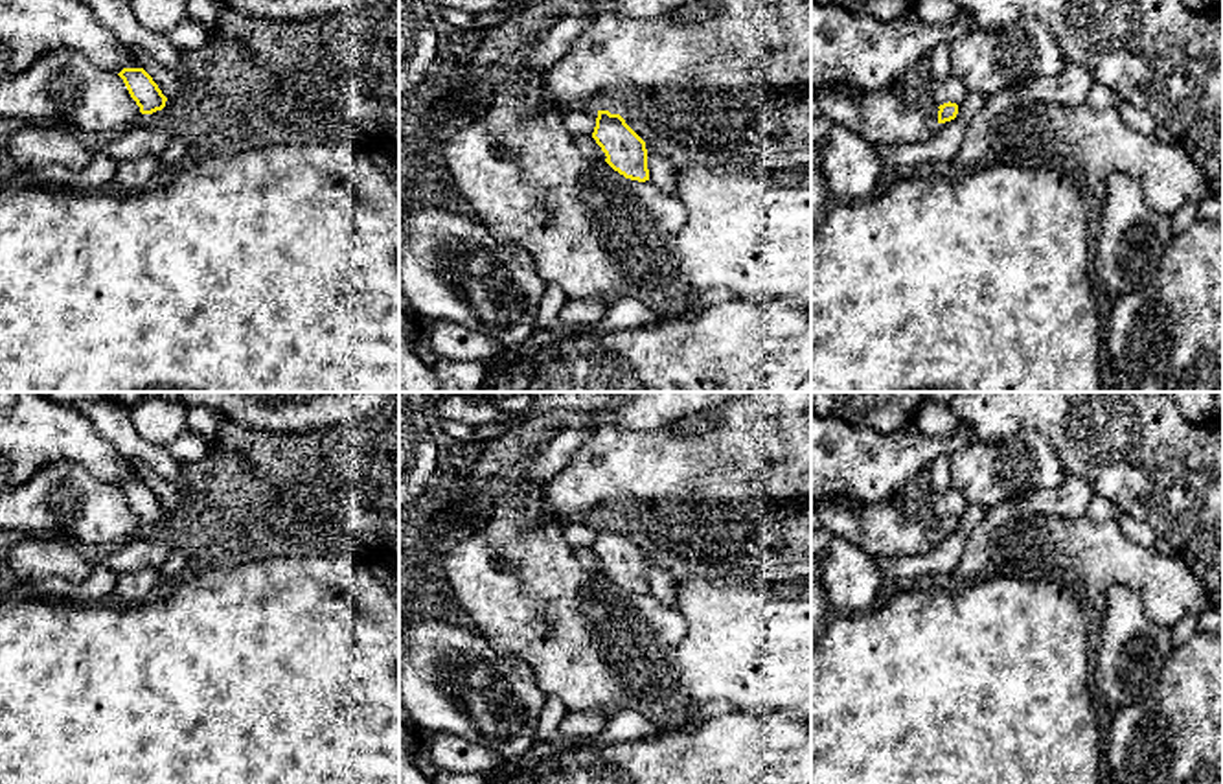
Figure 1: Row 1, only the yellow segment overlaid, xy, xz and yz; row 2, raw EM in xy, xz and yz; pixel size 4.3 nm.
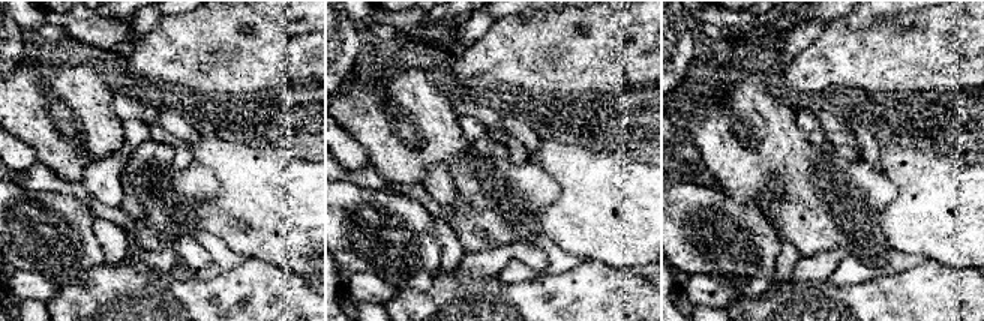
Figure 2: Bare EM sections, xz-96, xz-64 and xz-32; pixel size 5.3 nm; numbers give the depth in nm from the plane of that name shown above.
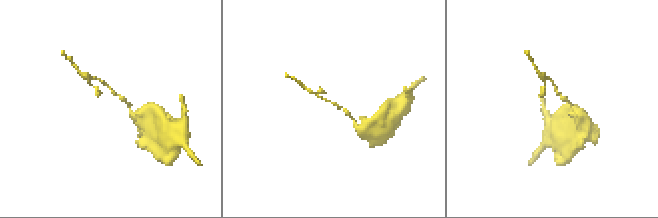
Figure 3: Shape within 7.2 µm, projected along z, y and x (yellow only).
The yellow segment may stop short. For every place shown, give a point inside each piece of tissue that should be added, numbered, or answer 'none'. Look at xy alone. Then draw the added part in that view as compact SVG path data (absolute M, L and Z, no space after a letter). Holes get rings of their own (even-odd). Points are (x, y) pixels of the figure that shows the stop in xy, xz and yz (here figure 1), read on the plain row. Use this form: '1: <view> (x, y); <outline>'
none

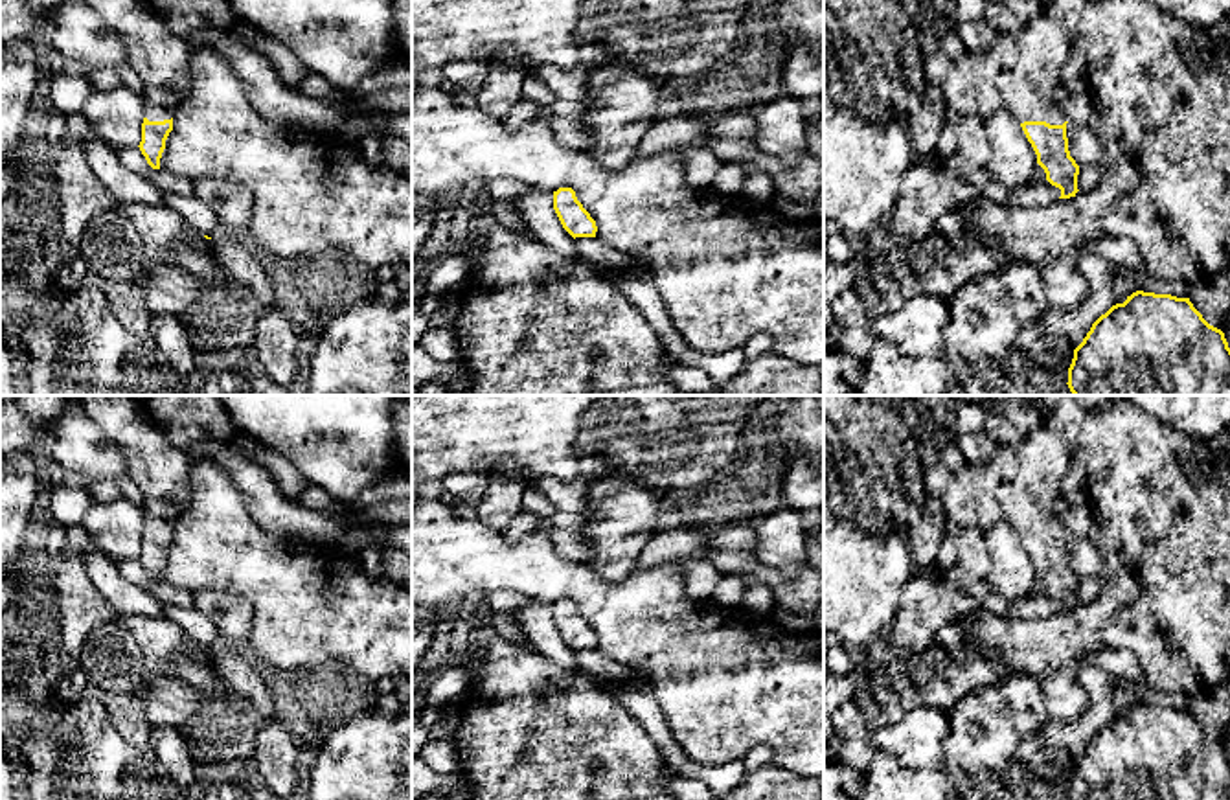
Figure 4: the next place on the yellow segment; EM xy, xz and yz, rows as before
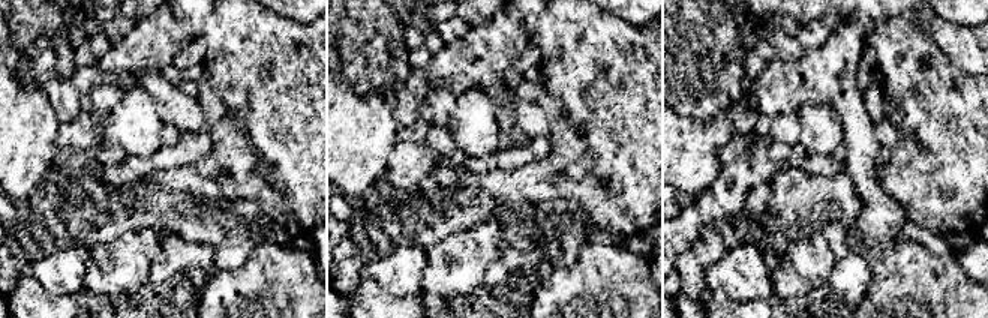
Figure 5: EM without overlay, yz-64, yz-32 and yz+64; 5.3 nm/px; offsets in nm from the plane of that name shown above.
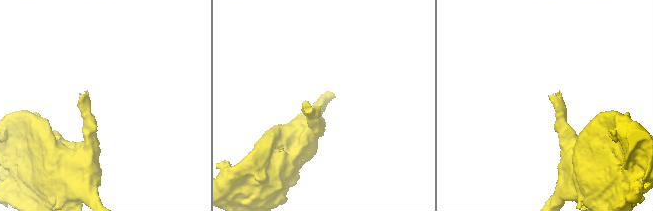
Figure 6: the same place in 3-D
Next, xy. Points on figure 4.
1: xy (160, 469); M77 395L79 412L86 414L121 449L129 476L143 497L145 530L149 533L171 531L177 519L191 504L188 452L175 447L151 421L140 395Z

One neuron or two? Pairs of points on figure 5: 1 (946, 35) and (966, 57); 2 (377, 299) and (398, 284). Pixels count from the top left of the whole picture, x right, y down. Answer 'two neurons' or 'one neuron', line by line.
1: one neuron
2: two neurons

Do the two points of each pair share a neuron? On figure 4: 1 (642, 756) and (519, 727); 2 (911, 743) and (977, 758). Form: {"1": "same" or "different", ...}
{"1": "same", "2": "different"}

